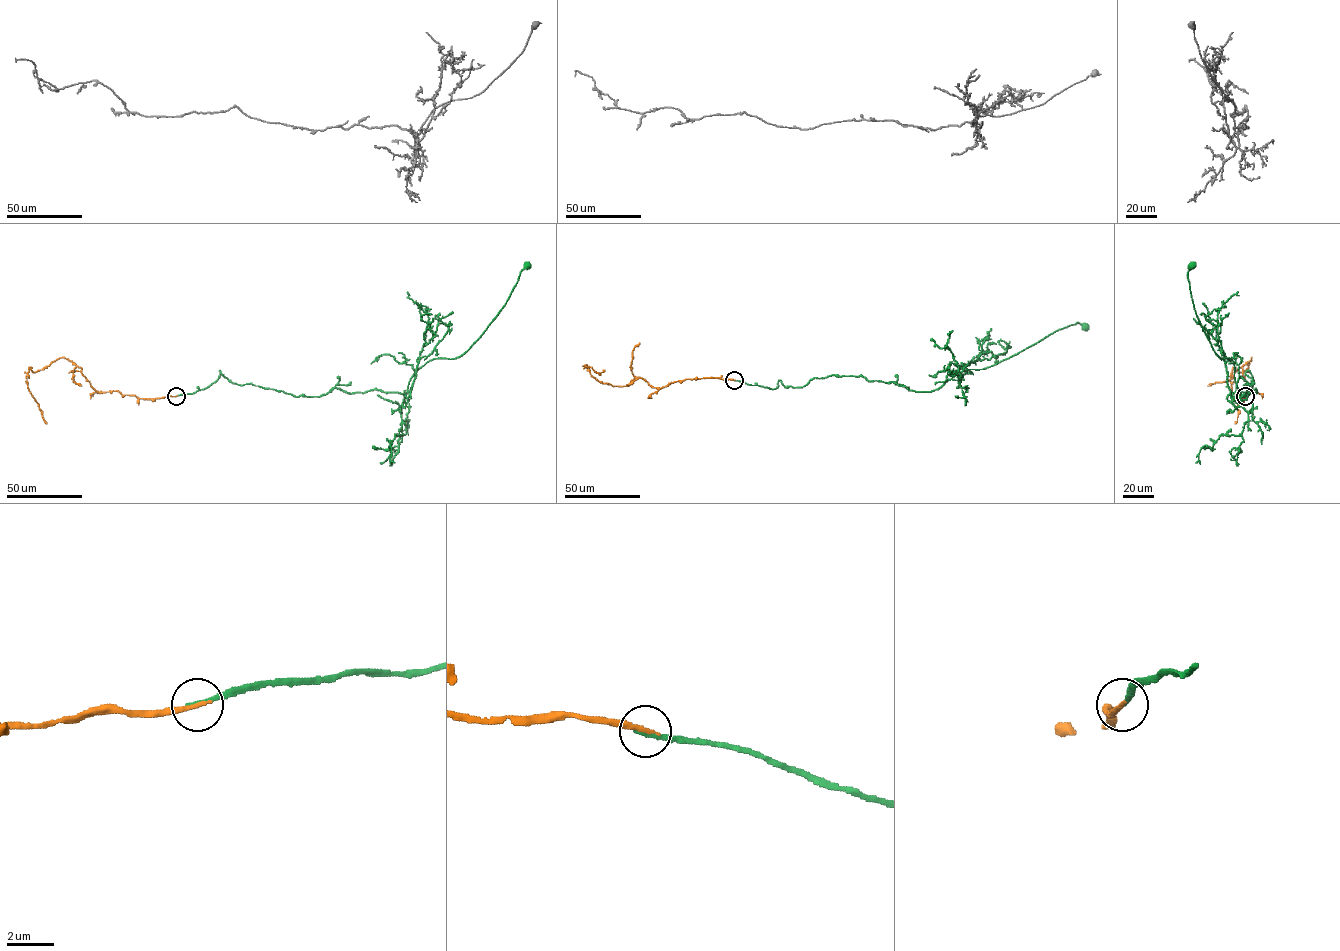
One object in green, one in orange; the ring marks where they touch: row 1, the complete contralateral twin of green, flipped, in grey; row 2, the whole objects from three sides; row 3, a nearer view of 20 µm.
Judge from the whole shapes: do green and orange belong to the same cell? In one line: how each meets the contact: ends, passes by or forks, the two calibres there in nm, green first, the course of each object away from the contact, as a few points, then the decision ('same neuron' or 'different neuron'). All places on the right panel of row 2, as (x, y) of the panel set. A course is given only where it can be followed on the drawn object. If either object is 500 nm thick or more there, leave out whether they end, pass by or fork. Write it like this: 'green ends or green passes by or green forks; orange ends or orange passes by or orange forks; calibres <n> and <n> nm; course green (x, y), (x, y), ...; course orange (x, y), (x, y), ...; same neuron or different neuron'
green ends; orange ends; calibres 200 and 220 nm; course green (1245, 396), (1253, 378), (1246, 372), (1241, 397), (1256, 390), (1239, 395), (1233, 362), (1214, 352), (1191, 265); course orange (1245, 396), (1253, 392), (1242, 375), (1251, 357), (1242, 372), (1232, 370), (1231, 394), (1238, 410), (1235, 423); same neuron

